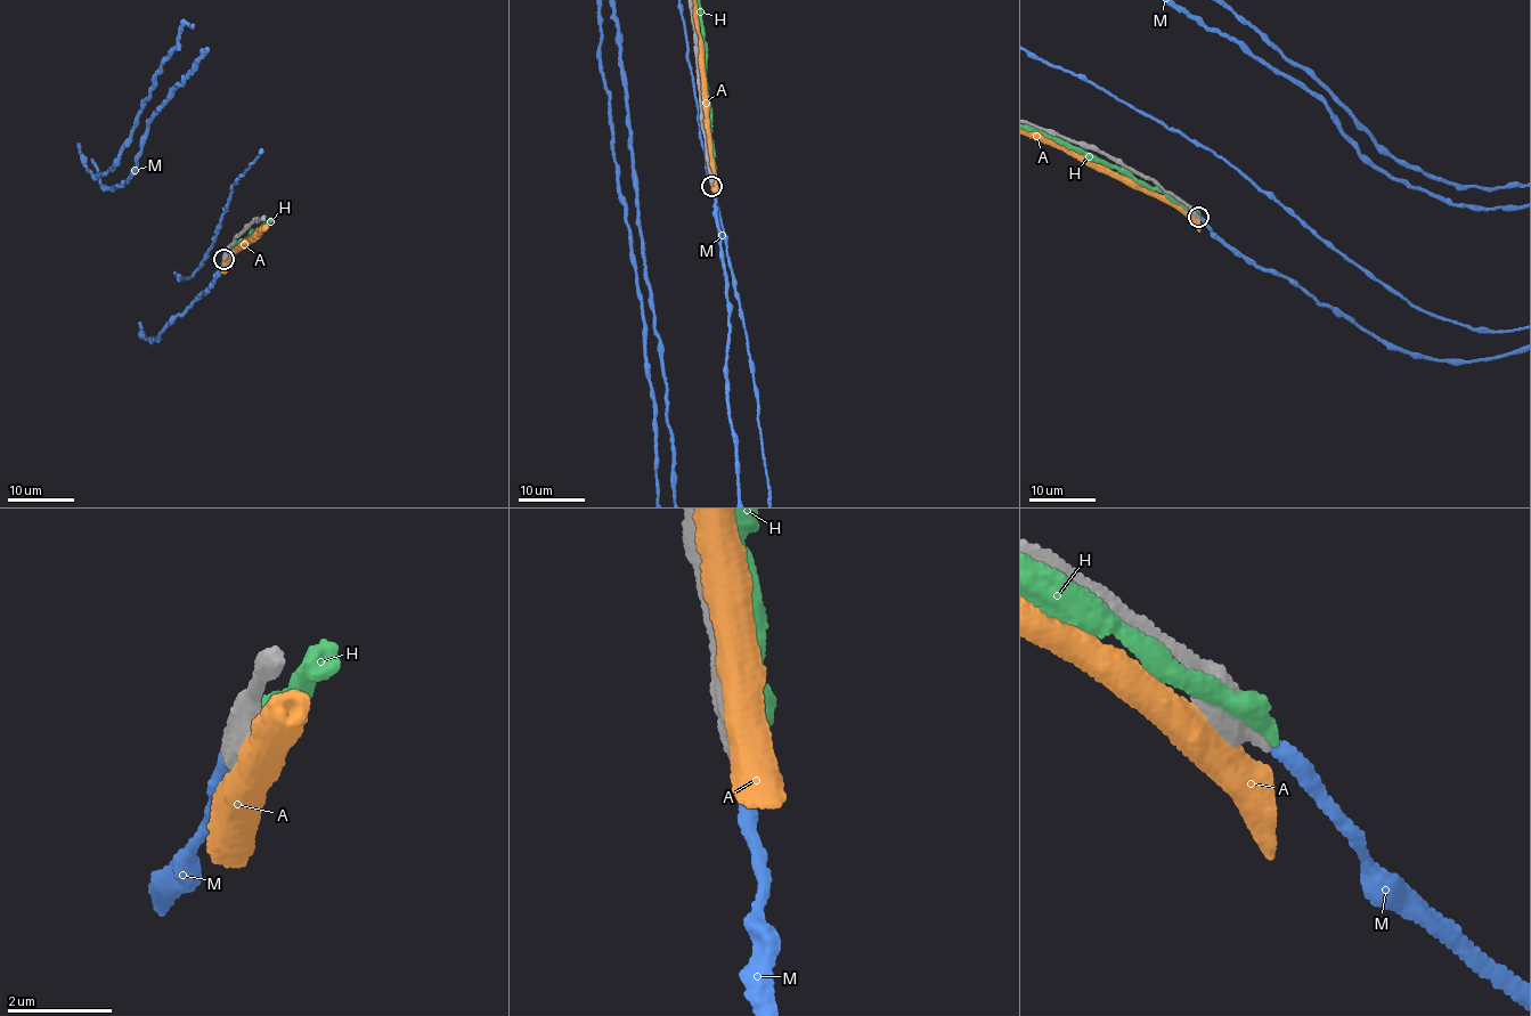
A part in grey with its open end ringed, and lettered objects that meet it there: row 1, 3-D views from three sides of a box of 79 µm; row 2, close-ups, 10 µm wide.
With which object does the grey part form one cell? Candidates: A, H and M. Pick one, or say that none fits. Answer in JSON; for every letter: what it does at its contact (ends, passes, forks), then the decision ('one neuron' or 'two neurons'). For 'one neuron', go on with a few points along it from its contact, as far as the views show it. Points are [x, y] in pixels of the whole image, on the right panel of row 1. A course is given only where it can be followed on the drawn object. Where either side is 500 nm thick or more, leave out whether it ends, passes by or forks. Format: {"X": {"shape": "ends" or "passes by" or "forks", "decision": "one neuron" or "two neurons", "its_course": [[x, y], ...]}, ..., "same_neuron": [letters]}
{"A": {"decision": "two neurons"}, "H": {"decision": "two neurons"}, "M": {"shape": "ends", "decision": "one neuron"}, "same_neuron": ["M"]}

